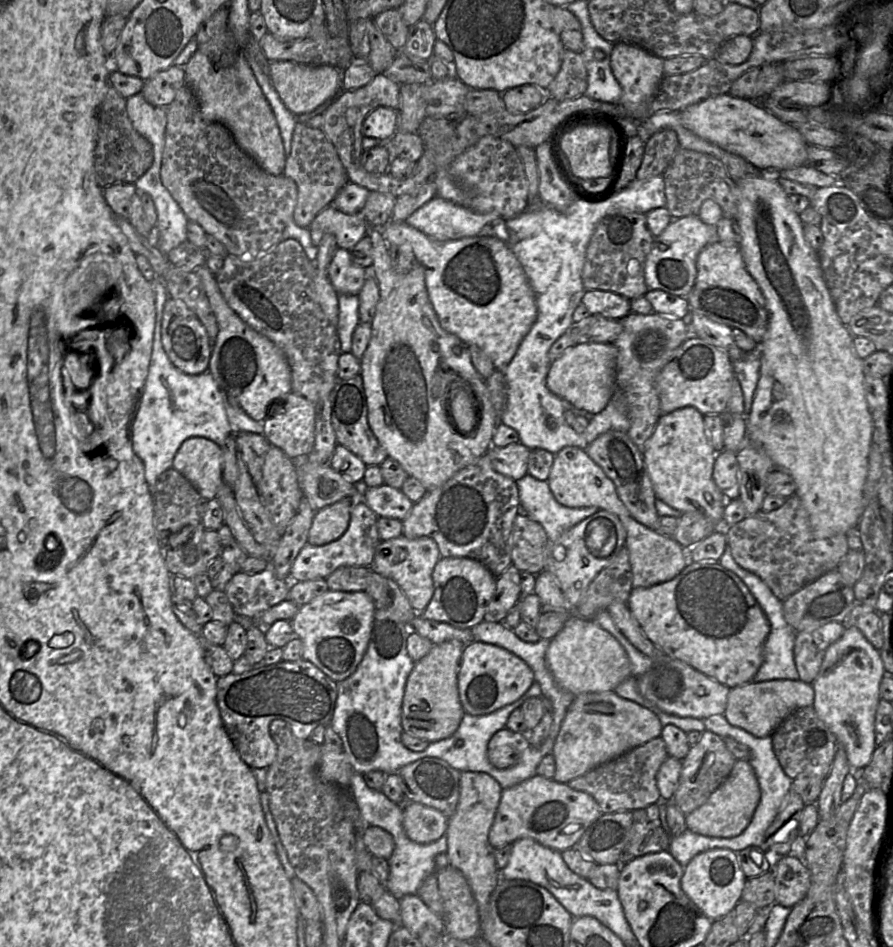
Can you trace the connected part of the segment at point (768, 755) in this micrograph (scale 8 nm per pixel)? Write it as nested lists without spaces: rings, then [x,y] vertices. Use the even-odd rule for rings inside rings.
[[[713,715],[703,720],[705,725],[705,730],[710,731],[719,737],[731,737],[736,742],[746,745],[751,752],[751,756],[748,760],[749,764],[752,766],[758,784],[760,788],[760,800],[755,809],[754,816],[759,816],[760,810],[763,805],[763,811],[761,816],[764,818],[770,818],[772,821],[774,820],[779,807],[781,806],[781,802],[784,796],[788,793],[791,788],[792,780],[789,778],[781,768],[772,748],[772,740],[771,736],[766,736],[763,738],[757,738],[747,731],[738,728],[736,726],[731,725],[724,715]]]

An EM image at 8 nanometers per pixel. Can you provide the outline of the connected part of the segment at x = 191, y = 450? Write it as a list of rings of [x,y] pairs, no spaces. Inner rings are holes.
[[[190,437],[177,450],[172,468],[182,474],[206,500],[216,498],[222,486],[223,448],[204,437]]]

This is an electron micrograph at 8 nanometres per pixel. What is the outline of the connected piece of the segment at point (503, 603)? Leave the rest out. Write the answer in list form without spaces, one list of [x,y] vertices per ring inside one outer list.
[[[511,564],[497,577],[496,589],[486,606],[484,620],[503,623],[508,612],[521,598],[520,570]]]

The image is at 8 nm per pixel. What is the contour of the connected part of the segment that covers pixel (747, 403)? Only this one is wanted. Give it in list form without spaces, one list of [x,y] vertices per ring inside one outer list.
[[[759,347],[746,352],[742,360],[732,361],[734,377],[741,385],[744,396],[744,415],[748,415],[752,408],[758,380],[760,377],[761,356]]]

